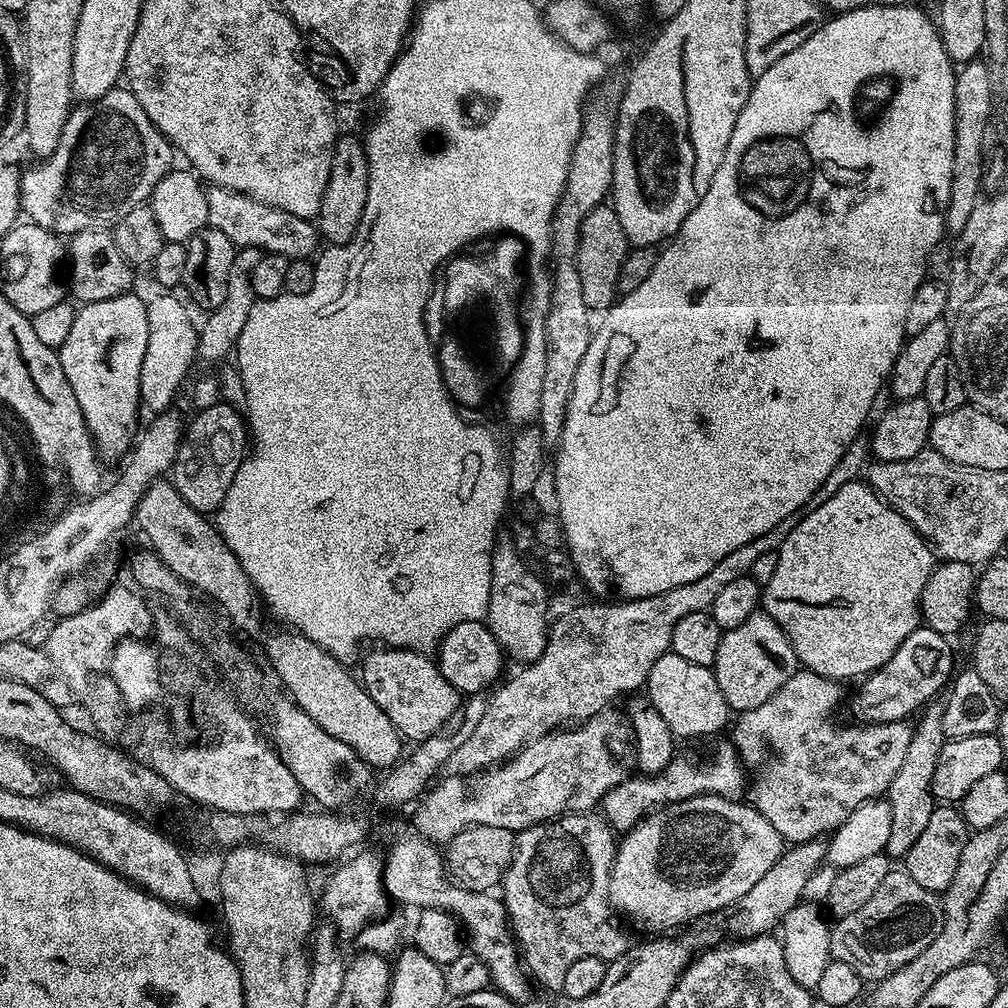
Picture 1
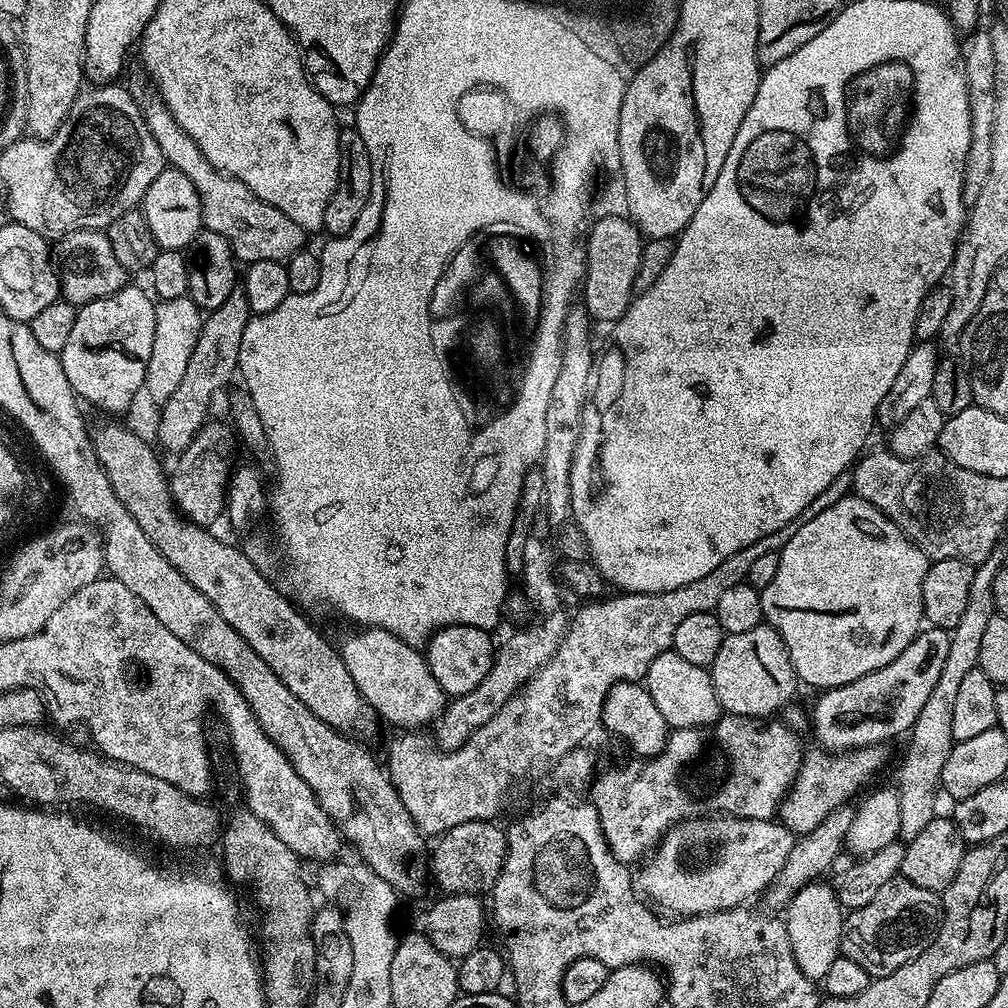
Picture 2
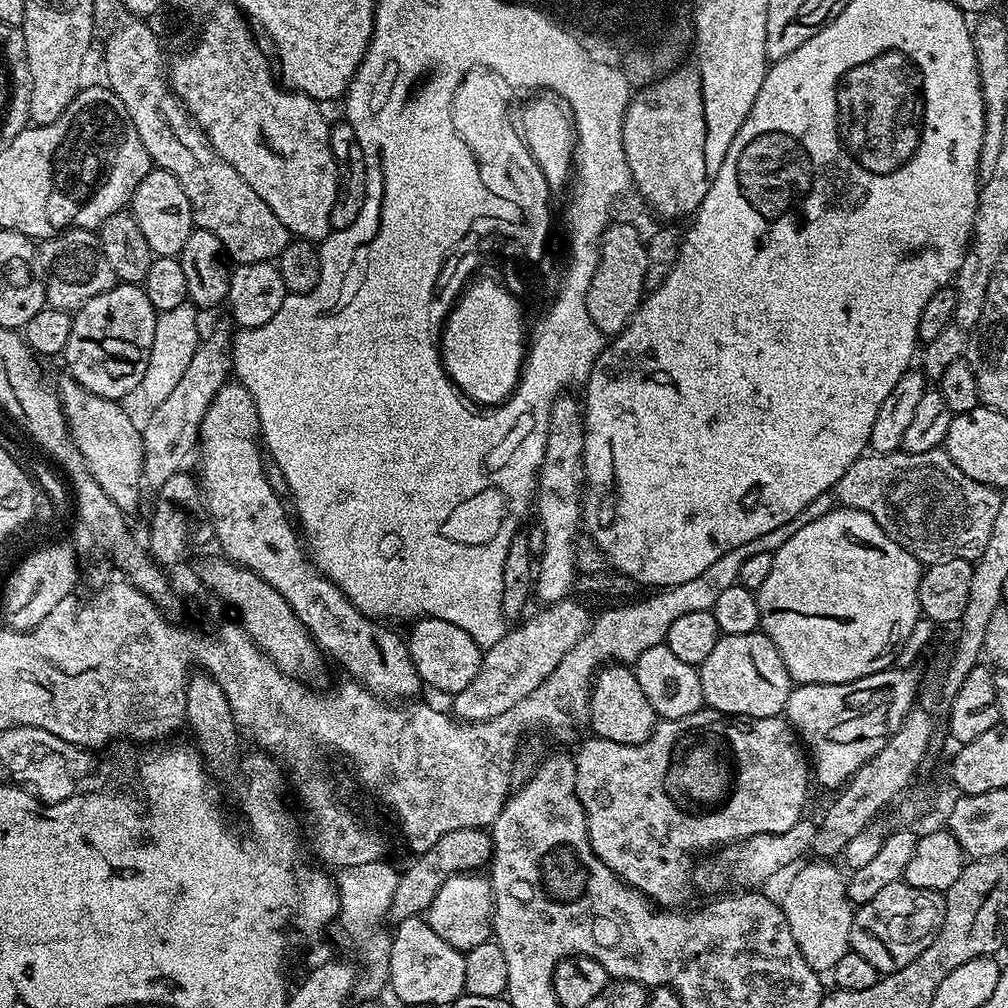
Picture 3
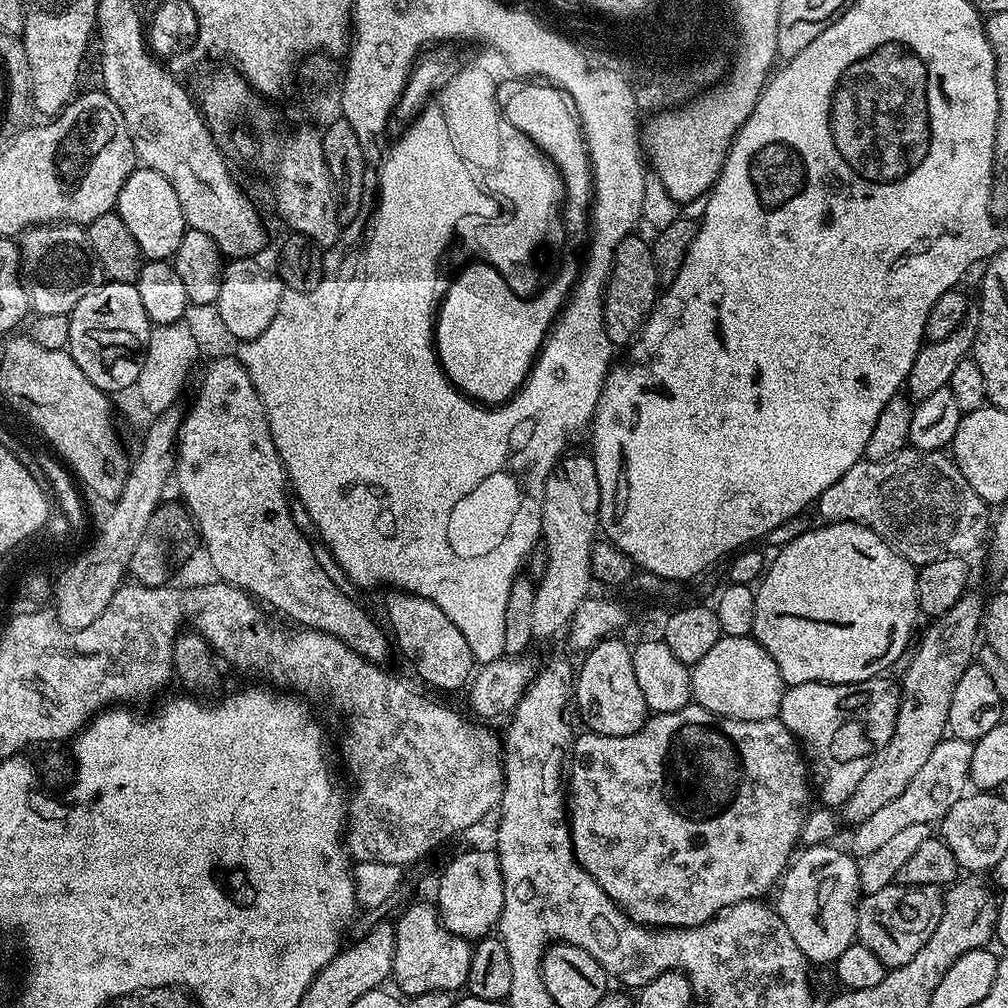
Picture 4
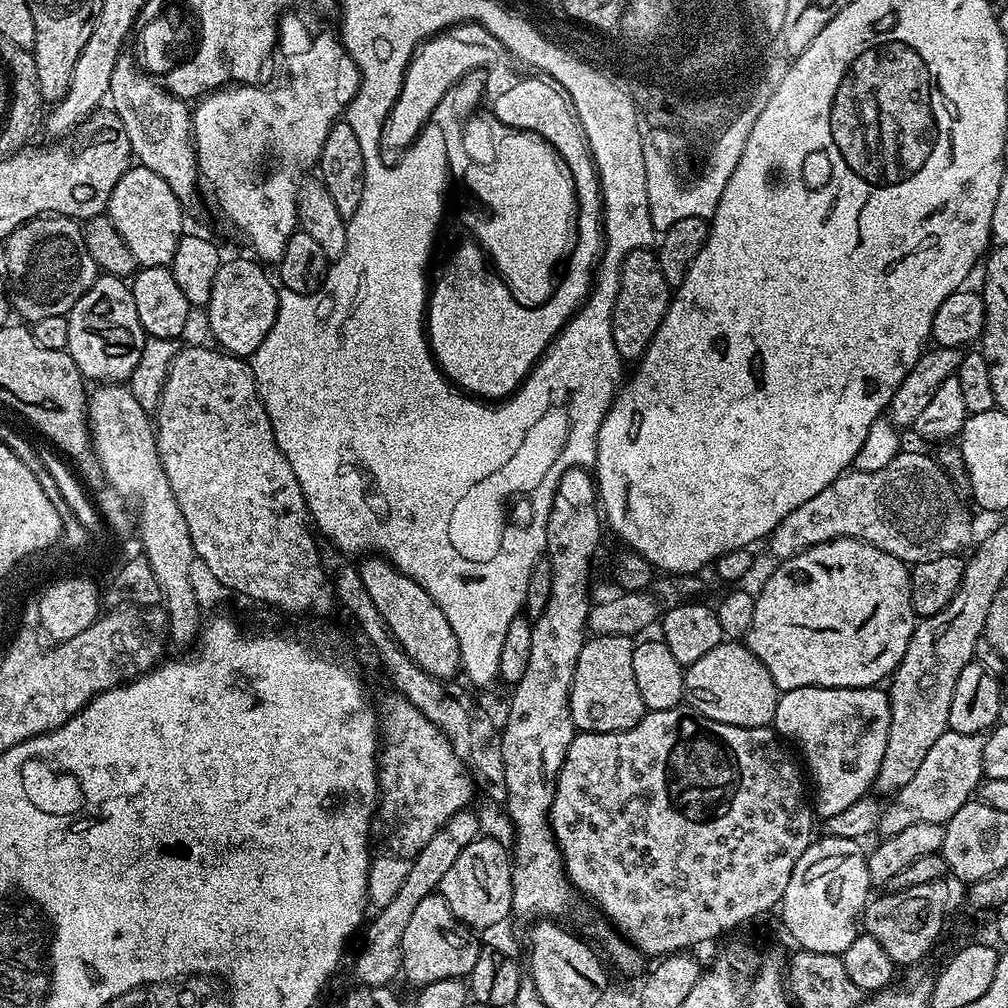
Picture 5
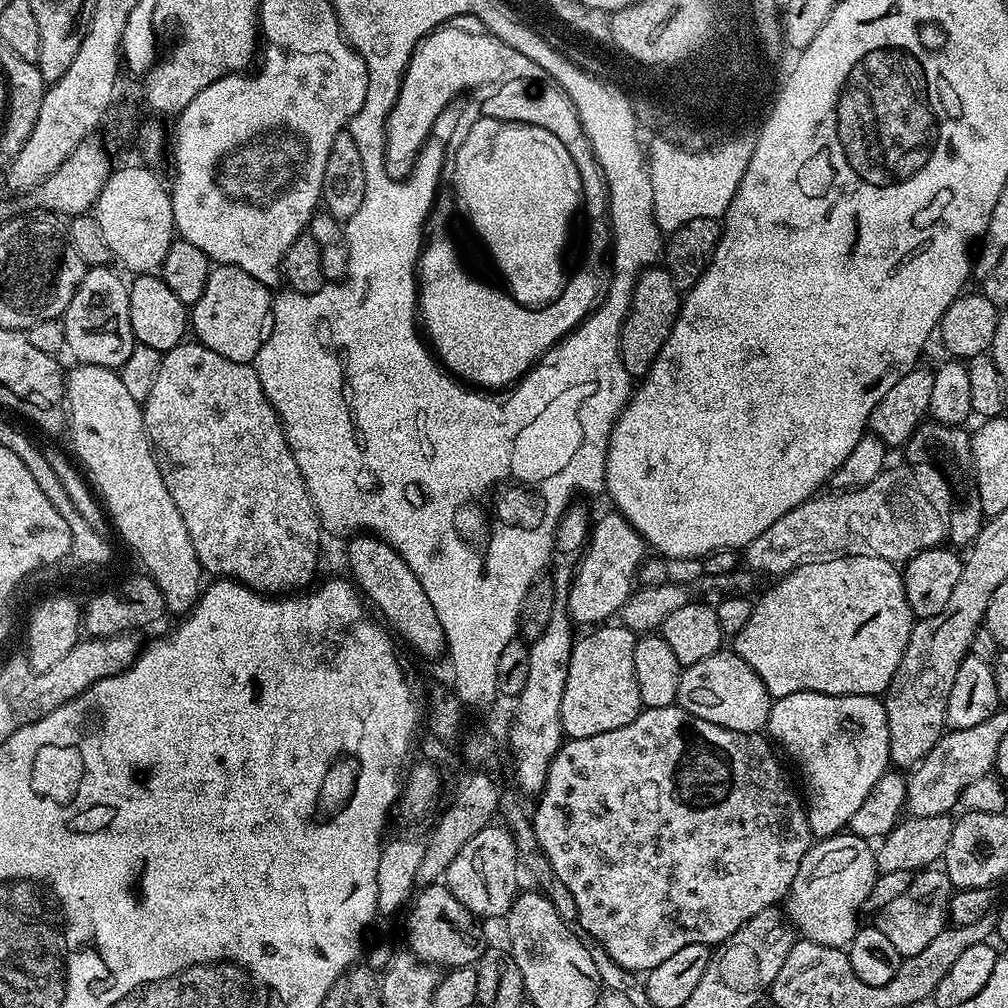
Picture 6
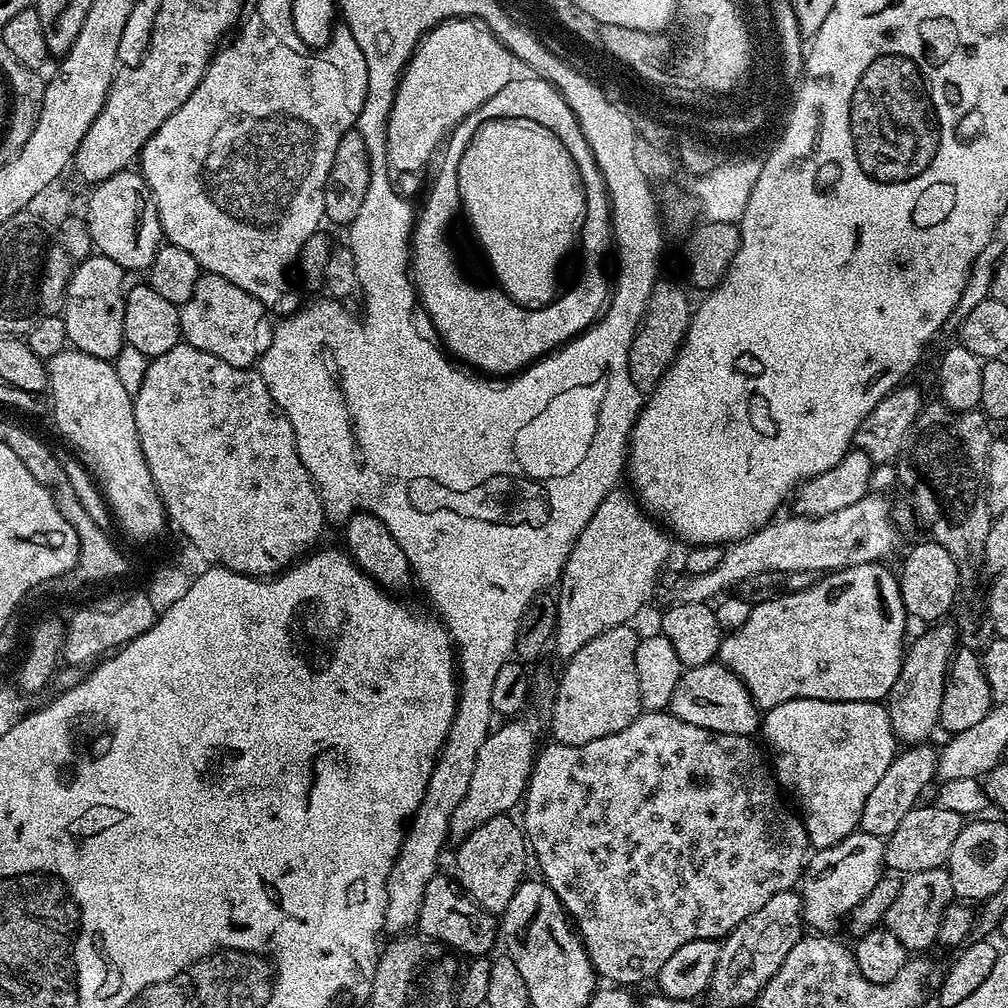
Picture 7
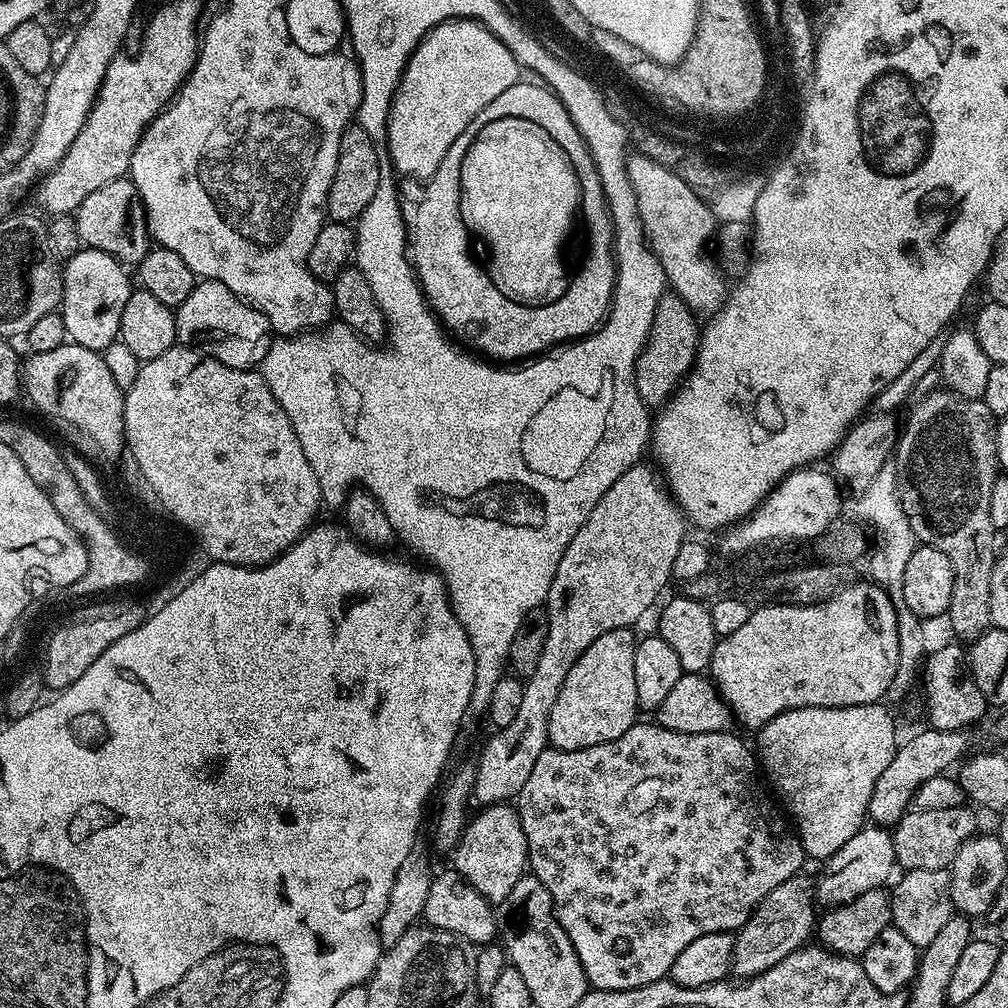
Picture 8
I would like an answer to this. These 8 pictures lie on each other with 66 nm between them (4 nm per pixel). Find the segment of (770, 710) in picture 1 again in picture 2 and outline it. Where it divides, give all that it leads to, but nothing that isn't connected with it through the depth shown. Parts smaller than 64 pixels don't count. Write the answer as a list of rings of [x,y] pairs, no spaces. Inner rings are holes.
[[[884,746],[857,748],[843,754],[827,750],[805,751],[804,762],[800,765],[792,788],[784,796],[778,813],[779,823],[785,824],[791,832],[803,834],[826,822],[834,810],[851,805],[852,799],[879,774],[888,760]]]

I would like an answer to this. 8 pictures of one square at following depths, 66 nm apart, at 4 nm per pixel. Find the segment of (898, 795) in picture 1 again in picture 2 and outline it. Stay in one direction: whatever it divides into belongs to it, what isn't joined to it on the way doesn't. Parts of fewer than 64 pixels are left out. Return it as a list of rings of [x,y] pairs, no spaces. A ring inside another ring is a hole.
[[[993,554],[984,559],[981,564],[975,565],[974,582],[970,582],[970,602],[966,602],[966,611],[958,621],[958,626],[950,630],[948,641],[950,650],[946,654],[946,662],[942,666],[942,675],[934,685],[930,698],[926,698],[926,706],[918,714],[910,729],[912,742],[908,746],[908,753],[900,766],[900,784],[898,791],[901,802],[901,828],[899,839],[907,842],[918,838],[926,826],[936,819],[936,795],[941,795],[940,775],[946,758],[954,743],[952,738],[951,720],[954,719],[954,702],[960,689],[962,678],[970,674],[970,670],[978,667],[982,654],[982,634],[989,624],[990,618],[996,615],[994,606],[994,578],[1000,568],[1005,567],[1006,560],[1000,554]]]

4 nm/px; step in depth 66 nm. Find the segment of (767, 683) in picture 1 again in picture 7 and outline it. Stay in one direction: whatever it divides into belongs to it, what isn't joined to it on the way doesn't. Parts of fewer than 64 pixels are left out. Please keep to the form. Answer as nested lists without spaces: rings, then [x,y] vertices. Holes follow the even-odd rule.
[[[719,662],[685,668],[678,678],[678,686],[674,686],[668,708],[673,716],[682,718],[682,722],[690,722],[690,726],[702,726],[722,734],[751,737],[752,731],[755,728],[757,731],[762,724],[761,713],[748,688],[725,664]]]

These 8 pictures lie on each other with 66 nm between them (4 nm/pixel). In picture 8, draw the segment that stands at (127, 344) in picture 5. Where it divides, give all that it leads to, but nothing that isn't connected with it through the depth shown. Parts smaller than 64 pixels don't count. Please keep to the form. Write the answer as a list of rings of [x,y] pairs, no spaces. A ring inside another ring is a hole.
[[[84,246],[63,265],[62,275],[64,277],[62,315],[66,322],[68,340],[78,346],[86,346],[90,350],[103,353],[104,349],[117,343],[122,306],[126,306],[130,294],[134,291],[129,269],[116,257],[97,248]]]

